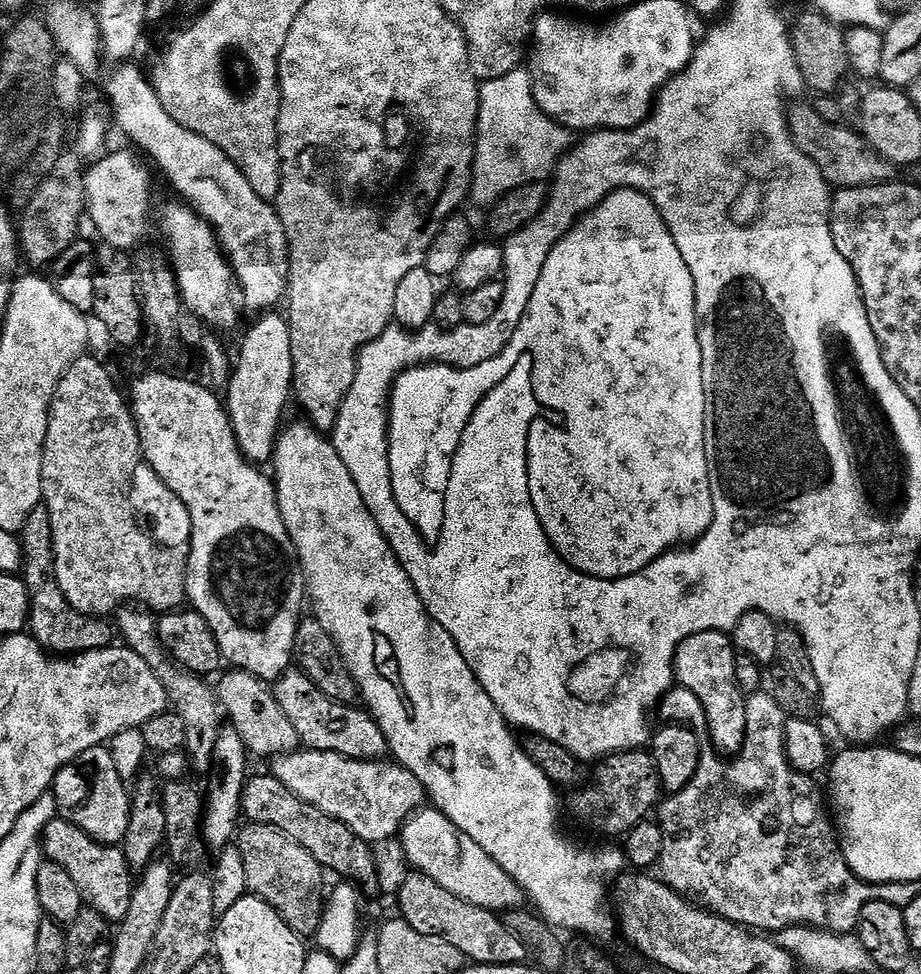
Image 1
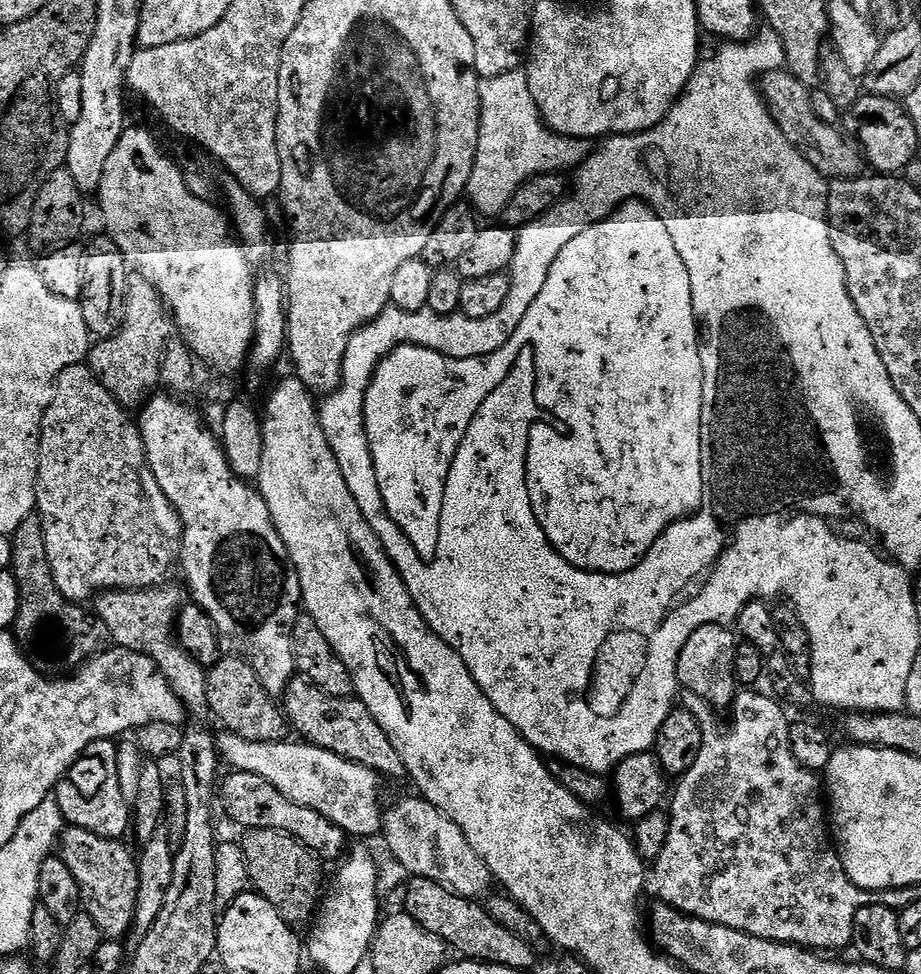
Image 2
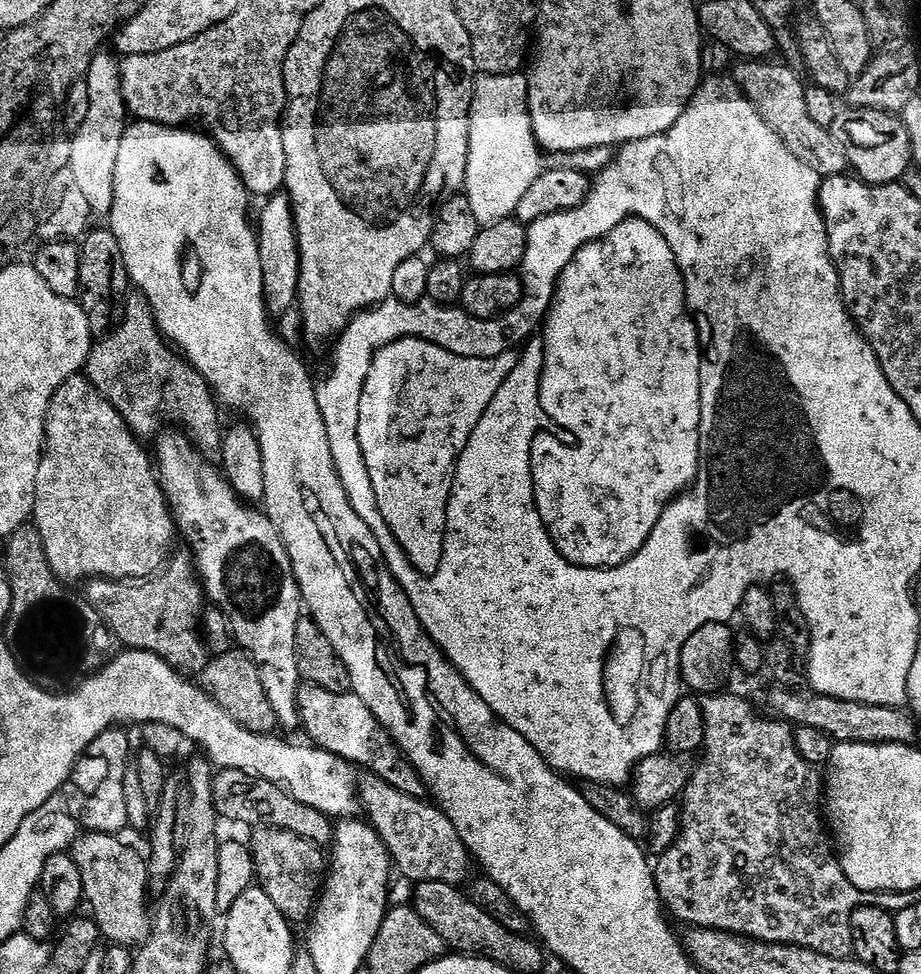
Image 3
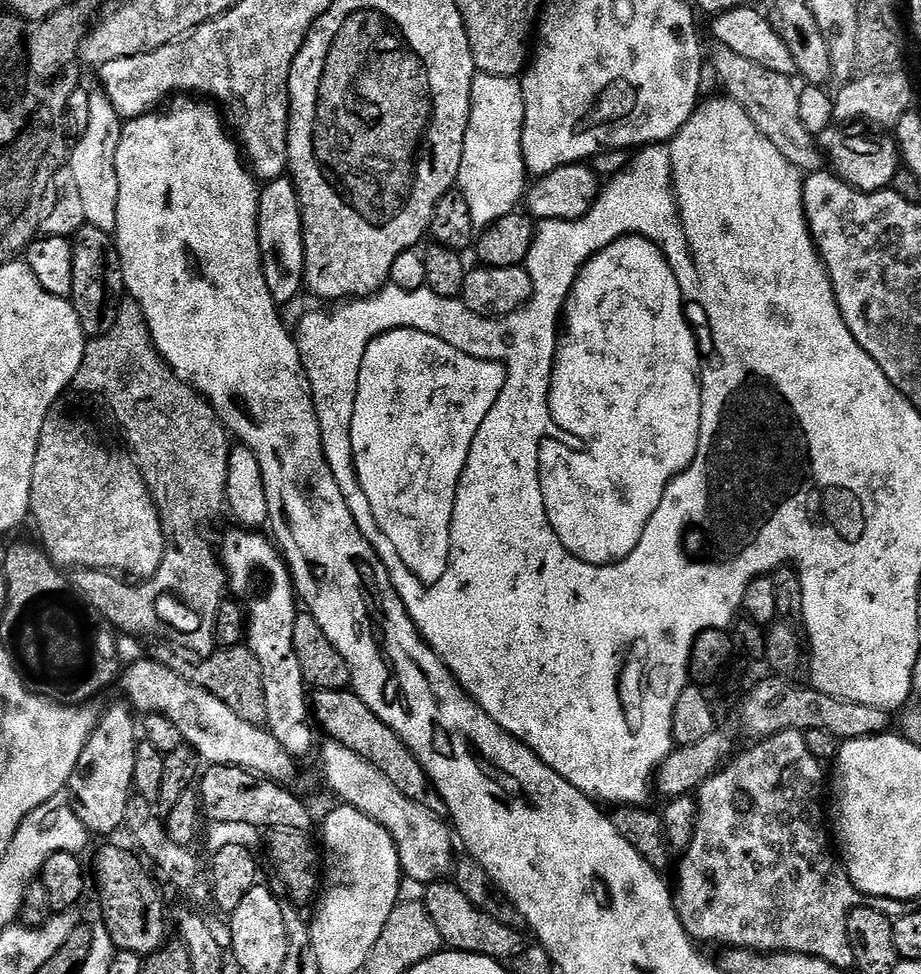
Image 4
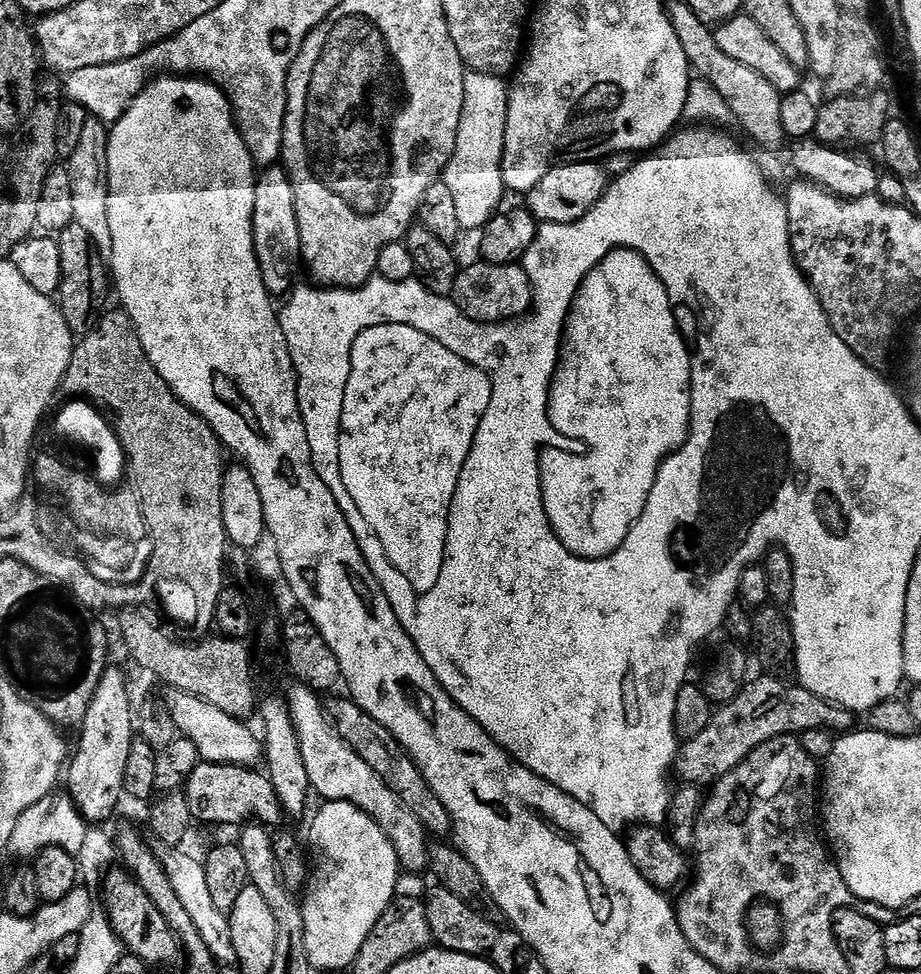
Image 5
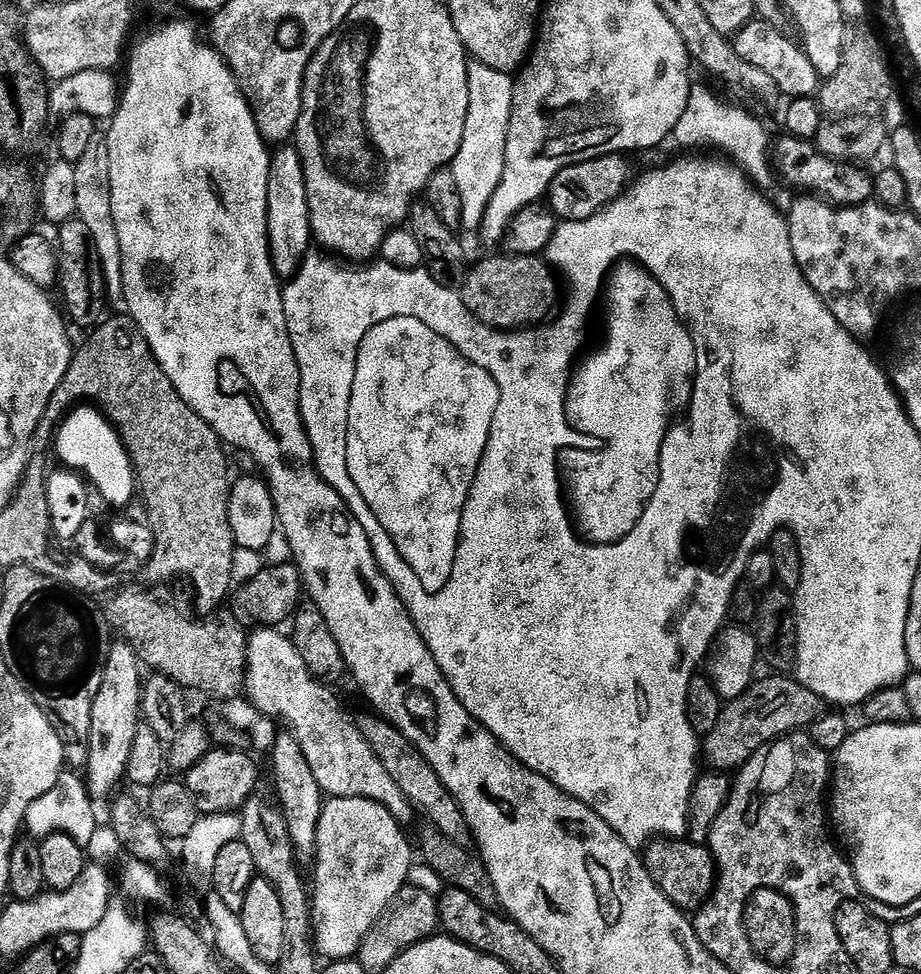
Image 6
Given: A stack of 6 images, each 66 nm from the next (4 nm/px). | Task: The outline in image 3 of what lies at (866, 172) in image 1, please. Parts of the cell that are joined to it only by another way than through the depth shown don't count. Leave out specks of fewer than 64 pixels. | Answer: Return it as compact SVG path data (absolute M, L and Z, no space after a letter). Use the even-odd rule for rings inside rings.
M740 62L734 73L736 83L756 108L757 114L763 118L766 126L770 126L770 130L774 130L774 134L778 134L778 138L782 138L782 142L786 142L790 154L810 166L810 170L814 170L821 178L845 175L849 171L846 154L831 131L818 126L807 113L807 87L805 82L800 81L797 69L784 62L768 63L772 62Z

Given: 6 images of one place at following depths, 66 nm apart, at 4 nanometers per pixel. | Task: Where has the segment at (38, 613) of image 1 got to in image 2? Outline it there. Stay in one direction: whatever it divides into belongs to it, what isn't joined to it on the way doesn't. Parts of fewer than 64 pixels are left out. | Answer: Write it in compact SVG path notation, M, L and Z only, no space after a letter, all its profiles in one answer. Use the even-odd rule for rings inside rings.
M39 515L28 516L26 522L22 522L22 526L18 526L18 530L12 533L11 542L13 560L10 571L12 577L18 582L20 591L17 618L20 622L20 630L14 634L16 639L19 640L22 636L32 636L32 632L36 632L36 628L40 628L40 624L44 624L44 620L56 620L56 624L60 624L60 628L64 628L64 632L68 632L68 640L76 640L76 655L74 655L73 661L87 662L91 660L88 652L98 656L96 648L100 648L100 644L104 644L106 626L87 607L82 606L80 611L76 612L76 609L81 606L79 603L75 603L73 608L68 608L71 600L64 604L67 598L62 594L62 590L58 590L58 586L54 582L54 574L50 570L50 558L46 558L46 534L42 530Z

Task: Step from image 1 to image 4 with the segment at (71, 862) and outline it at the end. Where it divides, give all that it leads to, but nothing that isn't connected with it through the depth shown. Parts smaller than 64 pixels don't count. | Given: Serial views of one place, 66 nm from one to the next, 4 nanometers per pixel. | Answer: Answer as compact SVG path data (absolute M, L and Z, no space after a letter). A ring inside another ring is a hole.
M108 844L97 850L92 864L90 860L90 872L96 875L96 888L100 891L100 904L104 907L102 924L108 929L112 945L119 951L147 958L165 943L164 935L168 926L170 930L170 924L168 920L168 924L164 921L164 900L151 874L144 869L145 861L135 851L132 852L116 844Z

